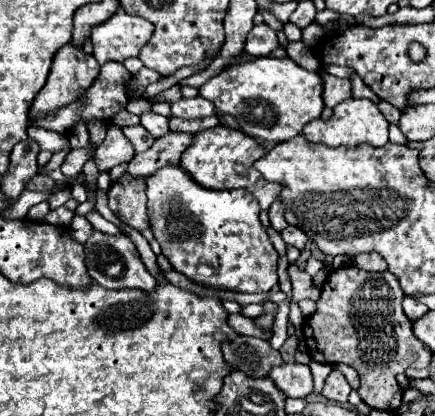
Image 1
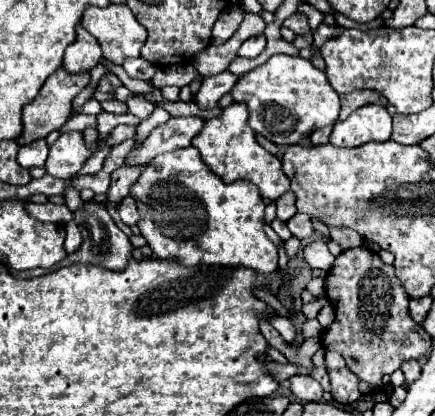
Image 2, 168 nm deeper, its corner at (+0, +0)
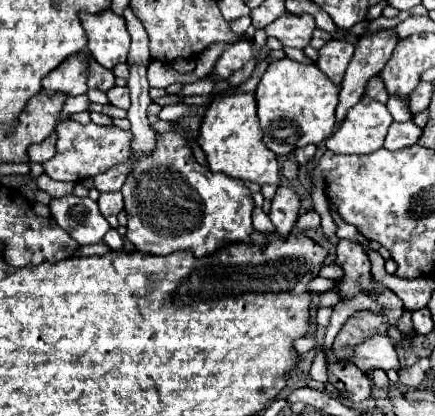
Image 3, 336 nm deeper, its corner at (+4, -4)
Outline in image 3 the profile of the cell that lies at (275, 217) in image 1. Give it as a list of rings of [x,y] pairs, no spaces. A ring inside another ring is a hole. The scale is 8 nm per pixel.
[[[280,186],[276,196],[272,198],[272,206],[268,212],[268,216],[280,236],[288,236],[288,232],[292,232],[292,228],[298,220],[298,212],[300,212],[298,194],[286,186]]]

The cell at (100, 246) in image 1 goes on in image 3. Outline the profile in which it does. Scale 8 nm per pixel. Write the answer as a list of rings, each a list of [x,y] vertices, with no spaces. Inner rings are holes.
[[[66,194],[62,198],[52,198],[48,206],[60,228],[70,232],[80,244],[98,244],[110,230],[110,224],[100,216],[98,204],[92,198]]]

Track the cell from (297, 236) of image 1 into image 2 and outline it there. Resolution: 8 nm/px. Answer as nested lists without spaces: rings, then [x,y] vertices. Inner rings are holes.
[[[296,214],[286,222],[288,230],[292,232],[292,236],[296,236],[298,240],[304,240],[308,236],[312,236],[312,220],[306,214]]]

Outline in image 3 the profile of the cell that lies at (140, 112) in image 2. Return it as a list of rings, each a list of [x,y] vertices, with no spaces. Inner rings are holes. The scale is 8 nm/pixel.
[[[114,86],[108,90],[108,102],[118,106],[118,108],[130,108],[130,100],[128,100],[128,88],[120,88],[120,86]]]

